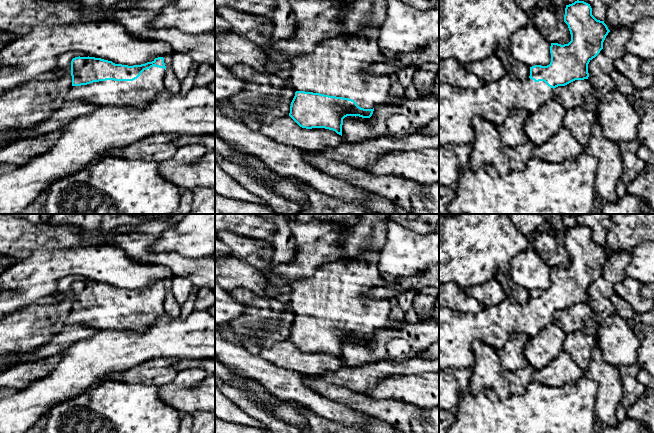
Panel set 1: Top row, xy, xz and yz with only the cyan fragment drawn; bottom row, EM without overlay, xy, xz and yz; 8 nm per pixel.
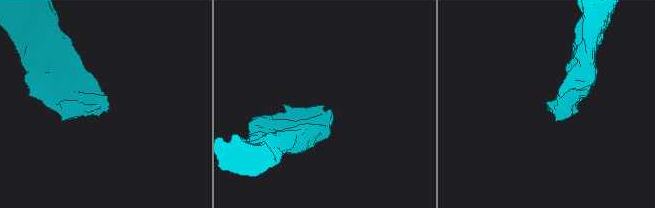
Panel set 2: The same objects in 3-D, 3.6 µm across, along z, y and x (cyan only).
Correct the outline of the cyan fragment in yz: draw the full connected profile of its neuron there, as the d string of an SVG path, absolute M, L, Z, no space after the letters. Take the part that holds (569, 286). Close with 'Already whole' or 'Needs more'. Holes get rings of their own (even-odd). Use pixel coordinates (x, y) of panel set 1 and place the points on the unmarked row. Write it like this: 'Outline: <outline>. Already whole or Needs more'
Outline: M579 224L566 229L564 246L568 249L571 265L564 269L551 267L550 288L530 291L530 300L525 305L507 296L500 304L482 307L478 312L458 312L439 307L439 370L472 368L474 355L471 344L474 340L480 340L498 351L513 333L533 337L553 322L556 311L588 303L588 288L603 273L603 266L610 254L604 245L592 239L590 228Z. Needs more

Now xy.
Outline: M75 281L71 285L72 310L66 318L66 327L89 325L97 330L132 330L143 333L165 313L166 290L163 281L141 289L122 289L95 281Z. Needs more

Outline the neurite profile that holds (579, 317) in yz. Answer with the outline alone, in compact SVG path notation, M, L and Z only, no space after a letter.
M588 303L575 304L565 310L554 312L553 323L558 325L566 334L580 331L588 336L596 336L599 320Z

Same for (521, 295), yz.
M502 272L495 275L495 279L502 286L503 291L508 297L514 298L521 305L525 305L530 300L530 291L517 285L509 276Z

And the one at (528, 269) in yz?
M530 246L512 258L508 274L517 285L529 291L547 290L551 286L550 270L538 251Z

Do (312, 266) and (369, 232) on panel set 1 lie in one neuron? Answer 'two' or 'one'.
one

